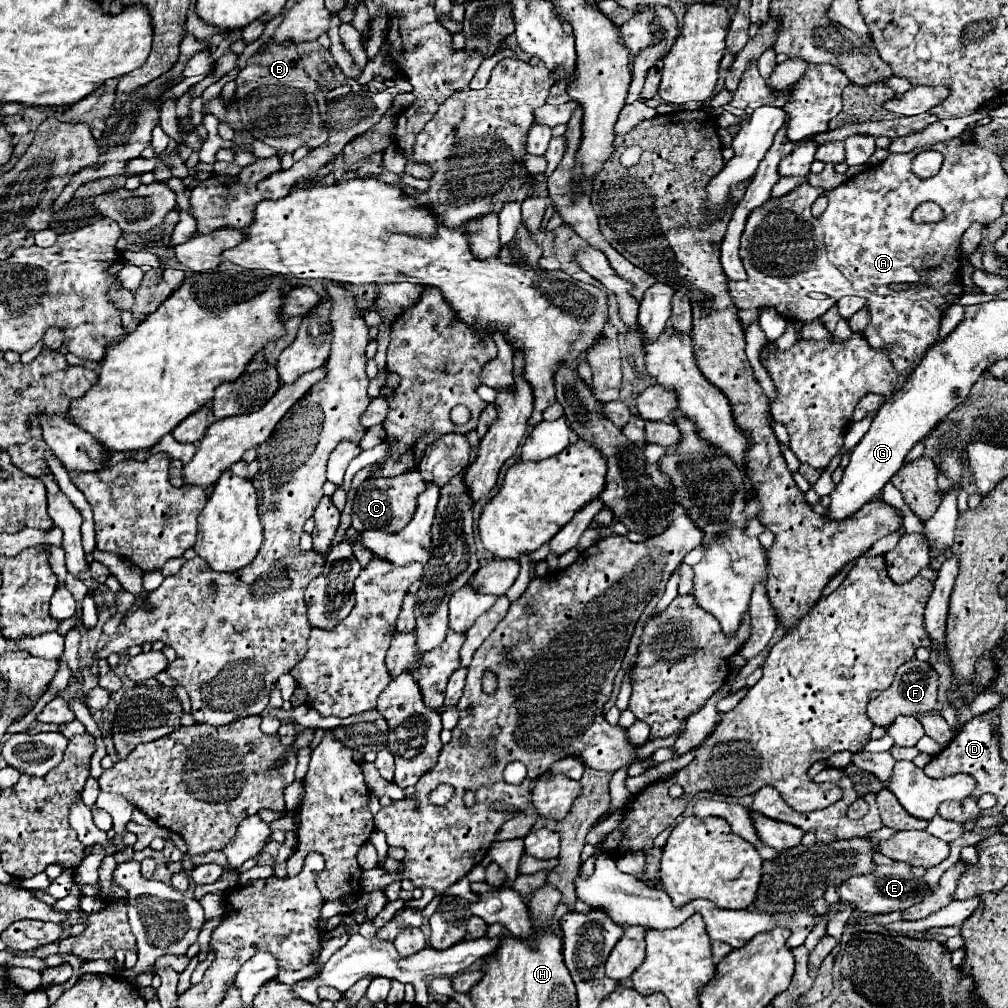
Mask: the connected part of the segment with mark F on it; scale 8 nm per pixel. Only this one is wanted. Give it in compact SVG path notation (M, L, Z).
M912 658L910 662L902 664L896 672L896 678L890 688L886 688L880 696L870 700L866 714L874 726L888 728L898 716L920 716L928 714L936 706L936 690L938 690L938 674L928 662L920 662Z

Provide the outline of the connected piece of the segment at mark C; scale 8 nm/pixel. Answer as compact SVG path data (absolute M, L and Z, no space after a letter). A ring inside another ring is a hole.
M418 470L406 472L396 478L368 478L362 482L358 496L354 500L352 526L356 530L382 530L382 532L400 532L412 520L416 510L416 498L426 490L426 482L422 480Z

